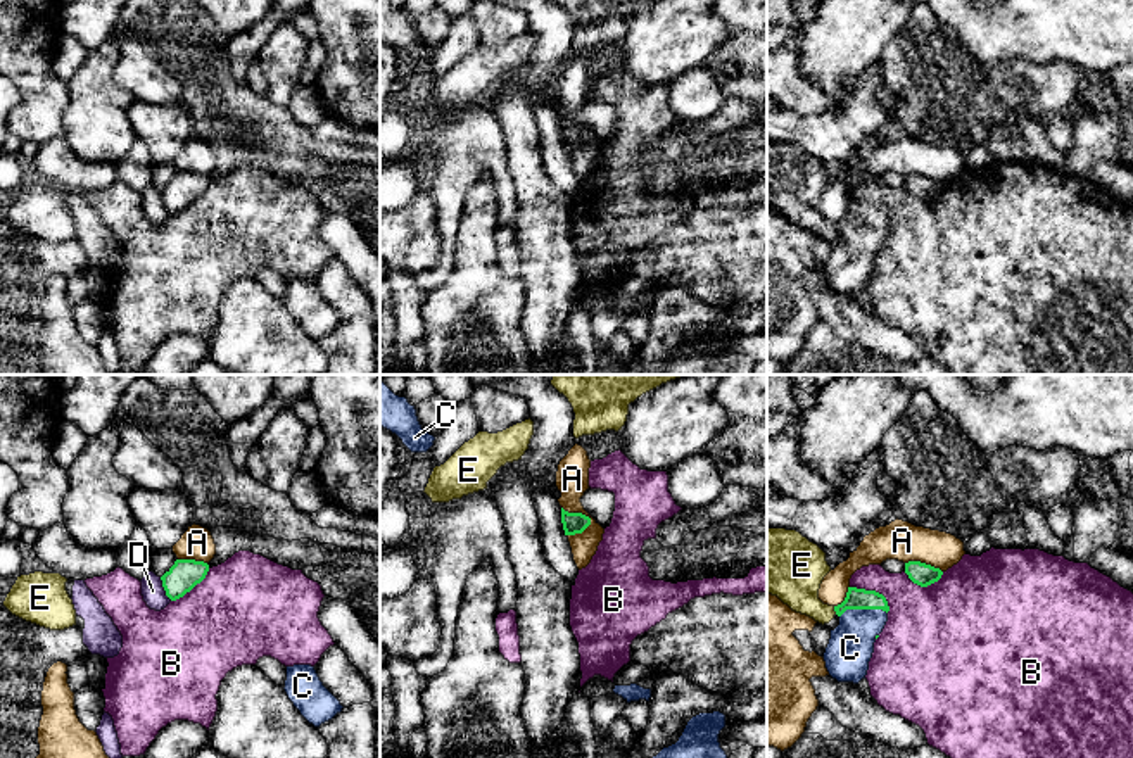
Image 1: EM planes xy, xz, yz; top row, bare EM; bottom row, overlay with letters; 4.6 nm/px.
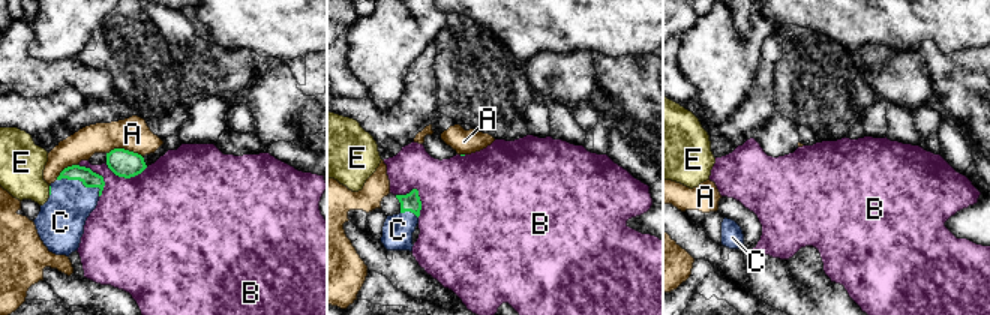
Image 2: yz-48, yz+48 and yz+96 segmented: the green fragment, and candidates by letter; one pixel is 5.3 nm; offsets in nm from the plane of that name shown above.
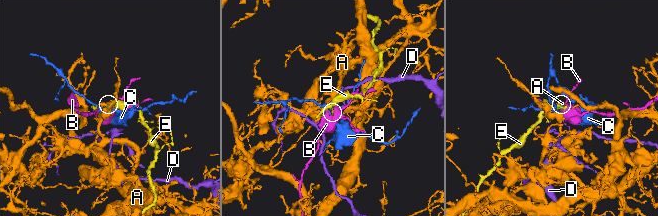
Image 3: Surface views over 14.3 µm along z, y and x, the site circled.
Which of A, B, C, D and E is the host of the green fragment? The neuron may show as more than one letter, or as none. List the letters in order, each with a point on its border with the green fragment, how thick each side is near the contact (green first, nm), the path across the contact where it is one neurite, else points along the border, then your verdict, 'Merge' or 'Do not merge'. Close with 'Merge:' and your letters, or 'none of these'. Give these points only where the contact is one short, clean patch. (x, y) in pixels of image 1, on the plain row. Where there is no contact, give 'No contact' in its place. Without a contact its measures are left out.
A: Touches green at xz (579, 126). Thickness 100 nm (green) against 160 nm. Do not merge
B: Touches green at yz (874, 204). Thickness 100 nm (green) against 300 nm. Do not merge
C: Touches green at yz (862, 221). Thickness 100 nm (green) against 220 nm. Path across: yz (855, 211), (862, 221), (860, 239), (850, 261). Merge
D: Touches green at xy (164, 202). Thickness 150 nm (green) against 110 nm. Boundary: xy (159, 190), (164, 206), (171, 213). Do not merge
E: Touches green at yz (835, 223). Thickness 100 nm (green) against 260 nm. Boundary: yz (833, 220), (836, 227). Do not merge
Merge: C

